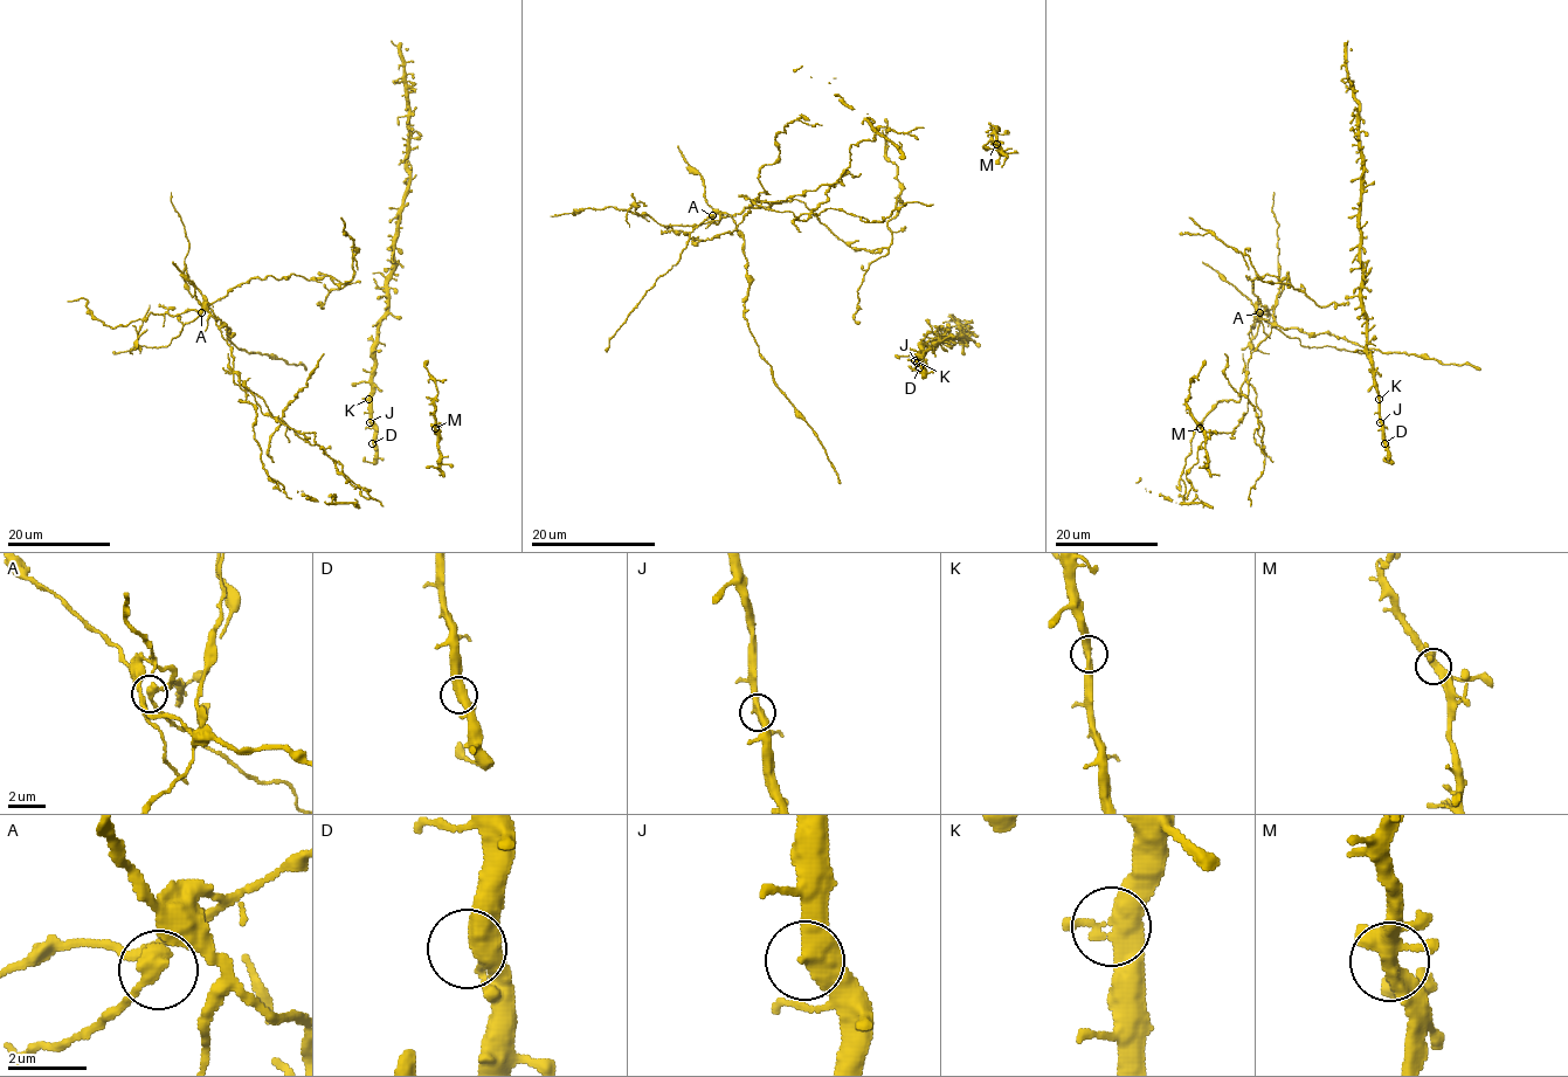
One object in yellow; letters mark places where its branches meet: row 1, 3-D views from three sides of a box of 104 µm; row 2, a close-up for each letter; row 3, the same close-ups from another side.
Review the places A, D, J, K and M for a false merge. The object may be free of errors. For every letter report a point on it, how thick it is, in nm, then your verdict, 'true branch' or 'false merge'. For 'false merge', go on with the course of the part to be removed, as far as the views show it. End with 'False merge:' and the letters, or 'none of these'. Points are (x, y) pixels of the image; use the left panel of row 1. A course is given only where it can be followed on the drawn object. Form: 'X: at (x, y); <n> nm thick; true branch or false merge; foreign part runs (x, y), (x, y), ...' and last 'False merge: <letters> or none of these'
A: at (201, 312); 360 nm thick; false merge; foreign part runs (201, 312), (208, 304), (220, 320), (233, 371), (260, 411), (313, 432), (339, 474), (375, 499)
D: at (372, 443); 480 nm thick; true branch
J: at (370, 422); 480 nm thick; true branch
K: at (368, 399); 440 nm thick; true branch
M: at (435, 428); 360 nm thick; true branch
False merge: A

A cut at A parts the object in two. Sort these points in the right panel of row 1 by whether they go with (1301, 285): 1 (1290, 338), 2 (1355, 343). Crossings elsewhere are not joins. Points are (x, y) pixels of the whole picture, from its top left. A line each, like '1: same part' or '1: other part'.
1: other part
2: same part

